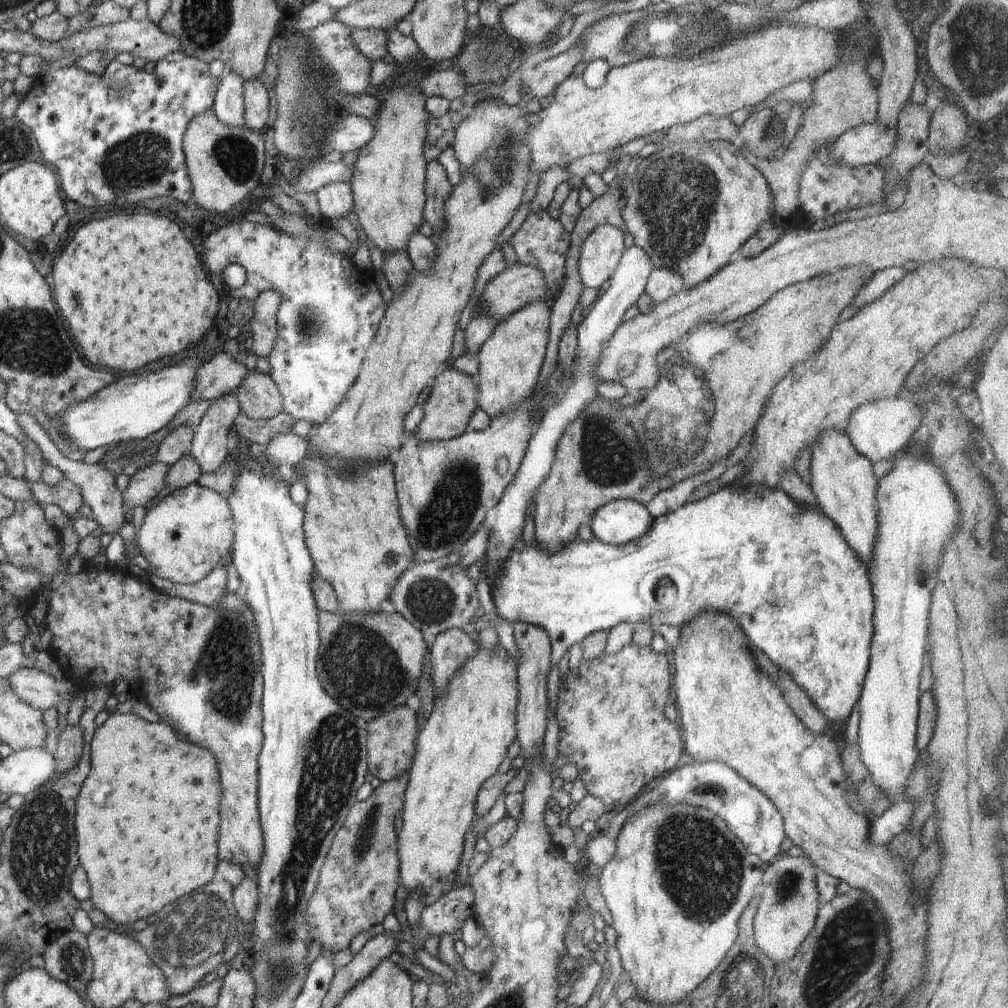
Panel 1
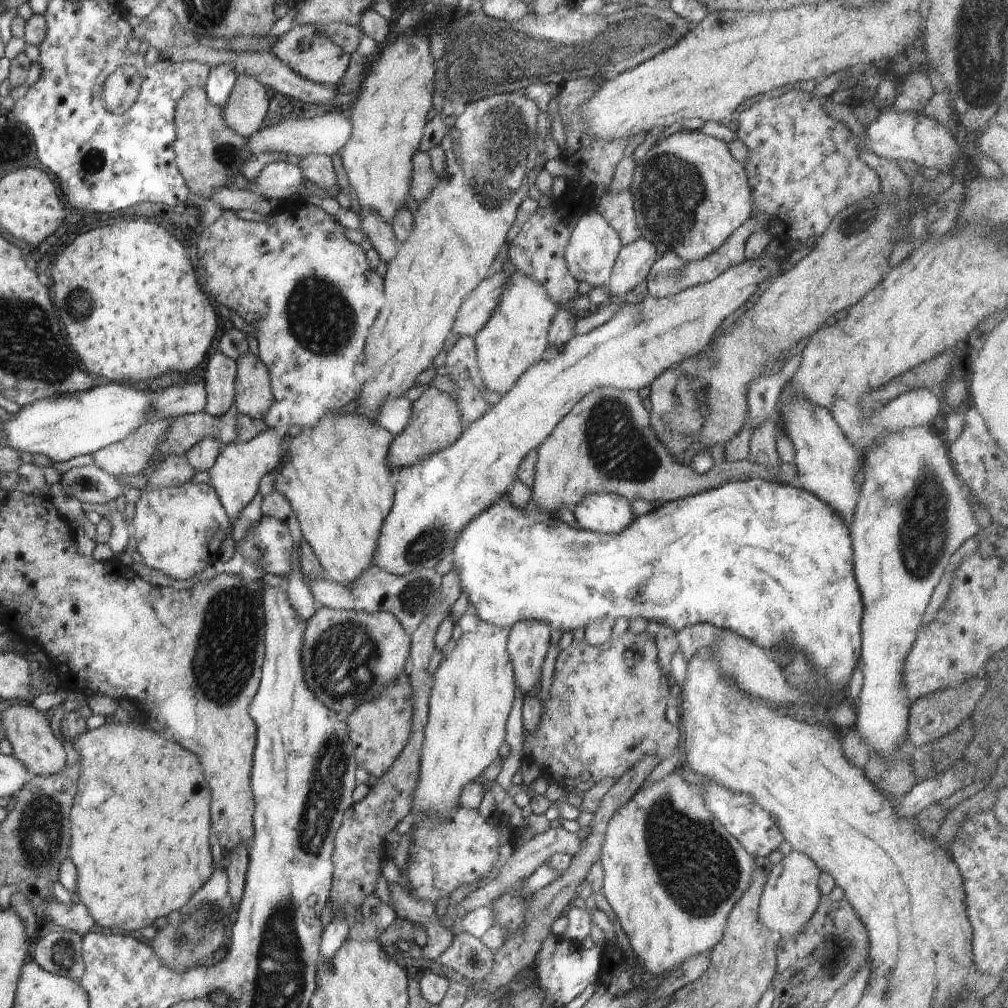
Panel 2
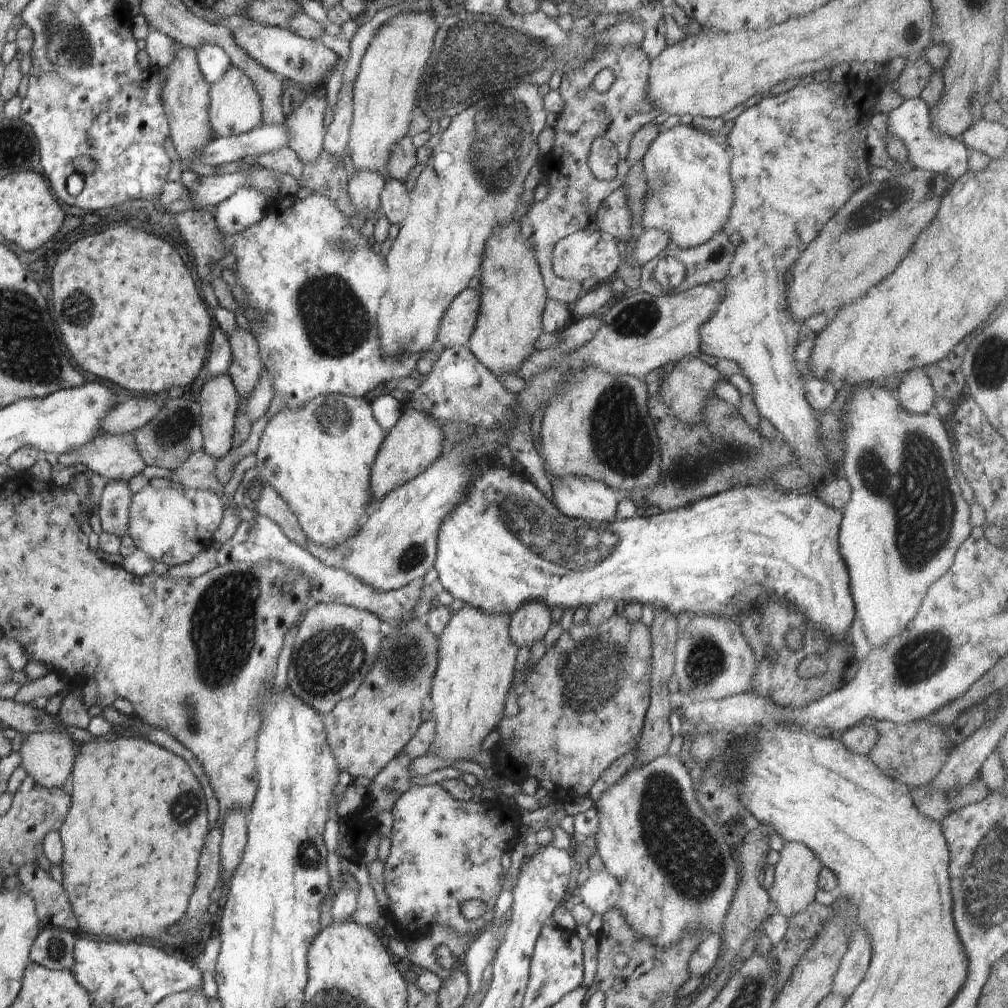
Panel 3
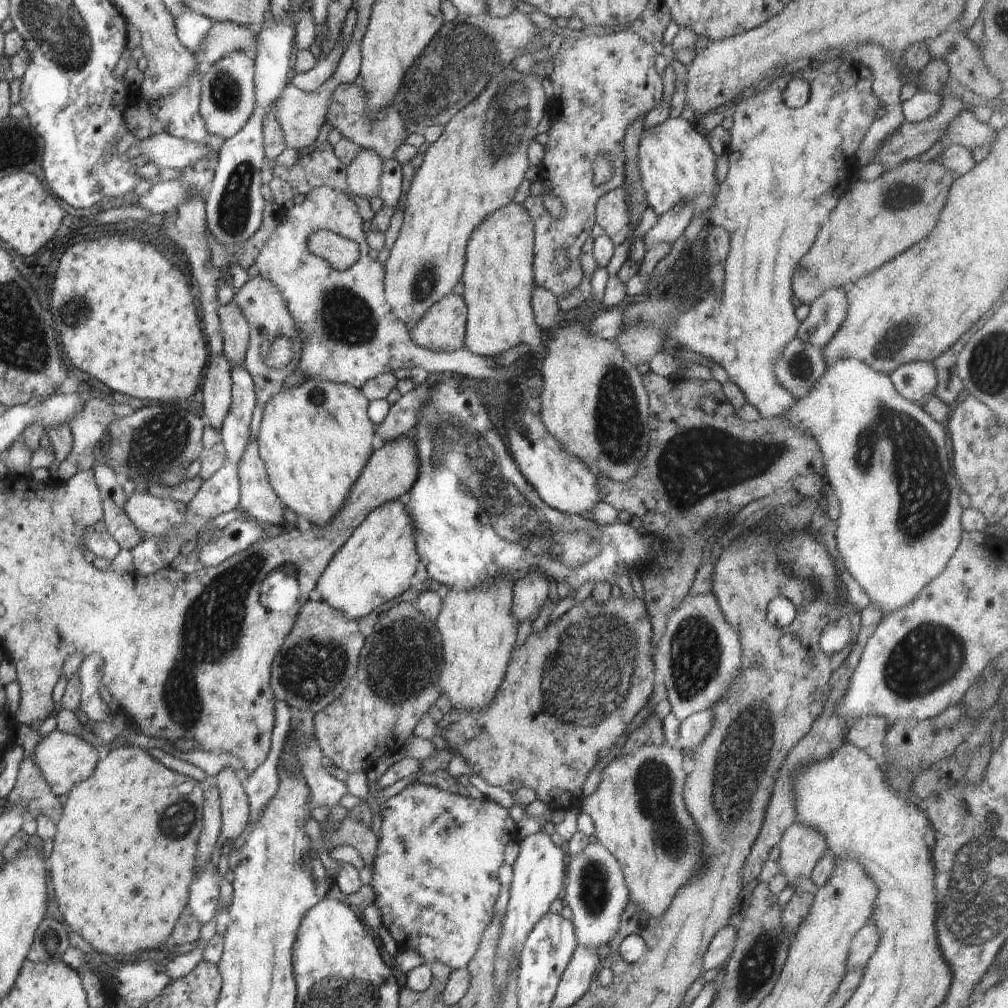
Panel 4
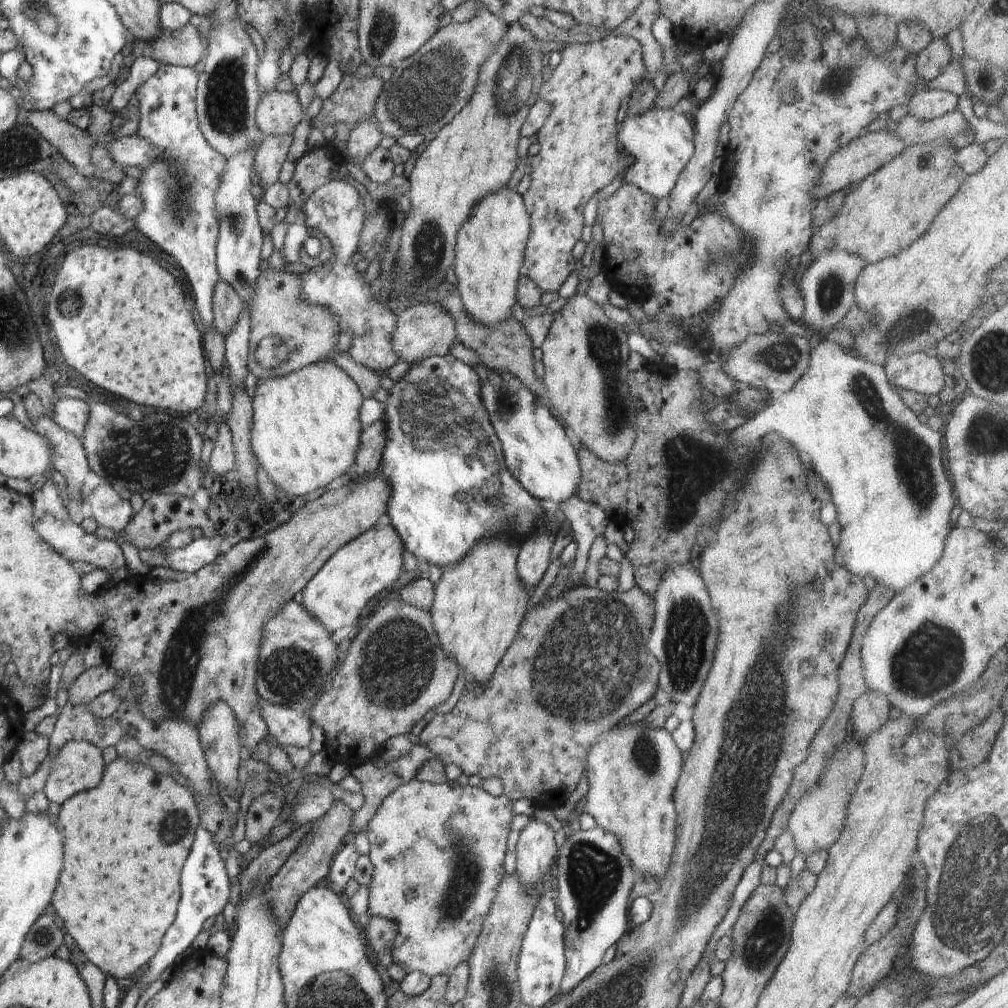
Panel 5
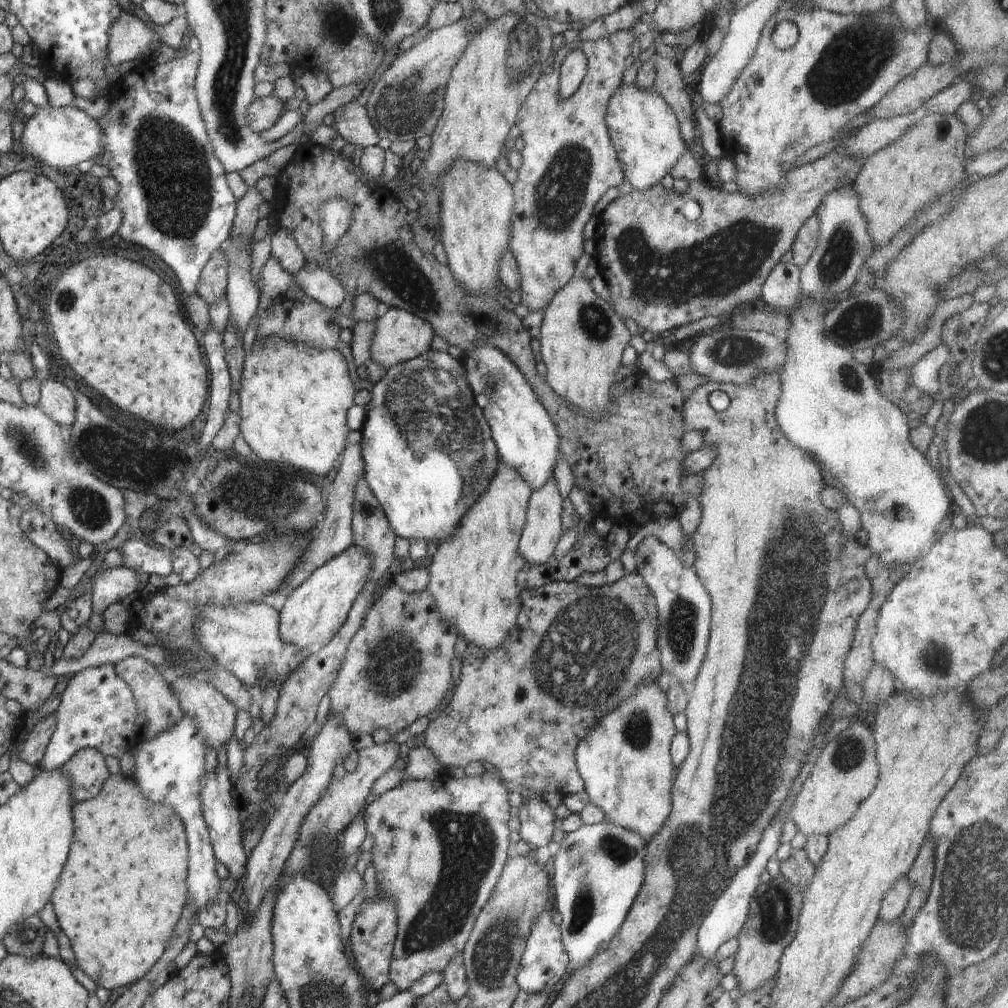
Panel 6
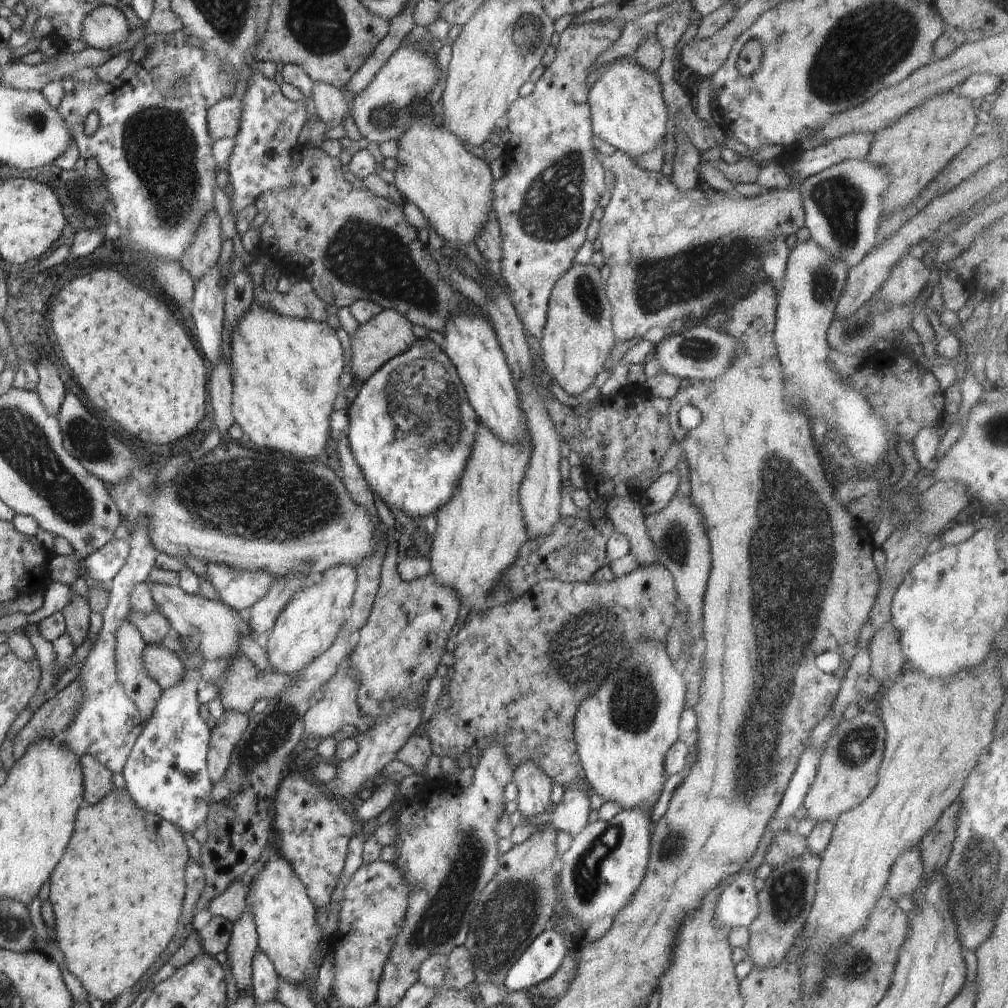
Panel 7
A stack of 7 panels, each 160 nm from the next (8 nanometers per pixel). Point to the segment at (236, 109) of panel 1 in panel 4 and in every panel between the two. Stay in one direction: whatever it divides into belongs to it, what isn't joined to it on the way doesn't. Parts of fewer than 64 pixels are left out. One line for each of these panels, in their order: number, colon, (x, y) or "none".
2: (221, 80)
3: (212, 61)
4: (191, 28)

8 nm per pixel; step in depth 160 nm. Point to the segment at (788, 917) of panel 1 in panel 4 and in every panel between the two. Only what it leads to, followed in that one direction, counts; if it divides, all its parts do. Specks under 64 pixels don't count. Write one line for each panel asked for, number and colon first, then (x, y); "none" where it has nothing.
2: (791, 896)
3: (796, 874)
4: (801, 847)

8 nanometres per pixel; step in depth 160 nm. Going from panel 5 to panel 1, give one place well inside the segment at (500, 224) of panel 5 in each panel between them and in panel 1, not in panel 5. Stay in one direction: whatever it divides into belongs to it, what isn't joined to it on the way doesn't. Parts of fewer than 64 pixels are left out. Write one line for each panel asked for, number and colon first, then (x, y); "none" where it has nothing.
1: (511, 360)
2: (516, 336)
3: (513, 295)
4: (498, 278)

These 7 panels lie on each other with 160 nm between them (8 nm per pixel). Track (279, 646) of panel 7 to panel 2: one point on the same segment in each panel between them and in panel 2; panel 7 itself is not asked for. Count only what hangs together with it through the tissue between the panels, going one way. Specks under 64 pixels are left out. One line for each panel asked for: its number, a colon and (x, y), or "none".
2: (433, 500)
3: (398, 543)
4: (378, 562)
5: (335, 596)
6: (315, 611)

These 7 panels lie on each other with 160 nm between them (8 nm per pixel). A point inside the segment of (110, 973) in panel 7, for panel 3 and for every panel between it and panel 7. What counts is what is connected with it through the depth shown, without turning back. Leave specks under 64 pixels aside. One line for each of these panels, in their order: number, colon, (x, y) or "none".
3: (129, 860)
4: (121, 871)
5: (117, 908)
6: (119, 901)

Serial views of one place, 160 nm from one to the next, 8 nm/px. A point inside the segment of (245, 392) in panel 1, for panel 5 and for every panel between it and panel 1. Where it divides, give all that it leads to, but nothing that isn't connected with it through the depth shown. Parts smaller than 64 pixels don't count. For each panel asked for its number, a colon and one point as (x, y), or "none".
2: (253, 394)
3: (246, 366)
4: (235, 331)
5: (226, 304)

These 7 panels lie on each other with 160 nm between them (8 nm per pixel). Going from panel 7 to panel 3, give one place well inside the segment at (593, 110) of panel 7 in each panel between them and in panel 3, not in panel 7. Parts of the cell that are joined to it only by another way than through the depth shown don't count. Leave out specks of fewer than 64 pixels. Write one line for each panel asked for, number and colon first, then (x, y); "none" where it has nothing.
3: (690, 193)
4: (677, 164)
5: (661, 141)
6: (644, 130)

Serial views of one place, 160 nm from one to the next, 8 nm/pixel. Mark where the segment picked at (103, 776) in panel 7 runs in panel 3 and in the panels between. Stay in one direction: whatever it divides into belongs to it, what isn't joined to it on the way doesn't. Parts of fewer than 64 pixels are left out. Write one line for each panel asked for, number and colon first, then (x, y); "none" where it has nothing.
3: (49, 756)
4: (65, 759)
5: (77, 767)
6: (86, 768)

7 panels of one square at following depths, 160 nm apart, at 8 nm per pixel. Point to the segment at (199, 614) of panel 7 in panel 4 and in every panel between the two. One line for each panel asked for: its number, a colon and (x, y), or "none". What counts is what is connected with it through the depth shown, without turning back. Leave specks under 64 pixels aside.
4: (319, 657)
5: (296, 655)
6: (244, 639)

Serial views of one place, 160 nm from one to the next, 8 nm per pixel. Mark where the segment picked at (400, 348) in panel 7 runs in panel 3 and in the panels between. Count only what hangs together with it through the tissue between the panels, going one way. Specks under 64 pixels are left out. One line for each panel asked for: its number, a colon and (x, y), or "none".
3: (457, 326)
4: (443, 327)
5: (424, 329)
6: (398, 336)

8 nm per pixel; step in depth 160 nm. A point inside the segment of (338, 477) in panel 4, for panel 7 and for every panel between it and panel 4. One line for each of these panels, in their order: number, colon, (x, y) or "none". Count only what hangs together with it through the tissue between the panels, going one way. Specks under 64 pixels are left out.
5: (305, 431)
6: (294, 397)
7: (271, 355)

